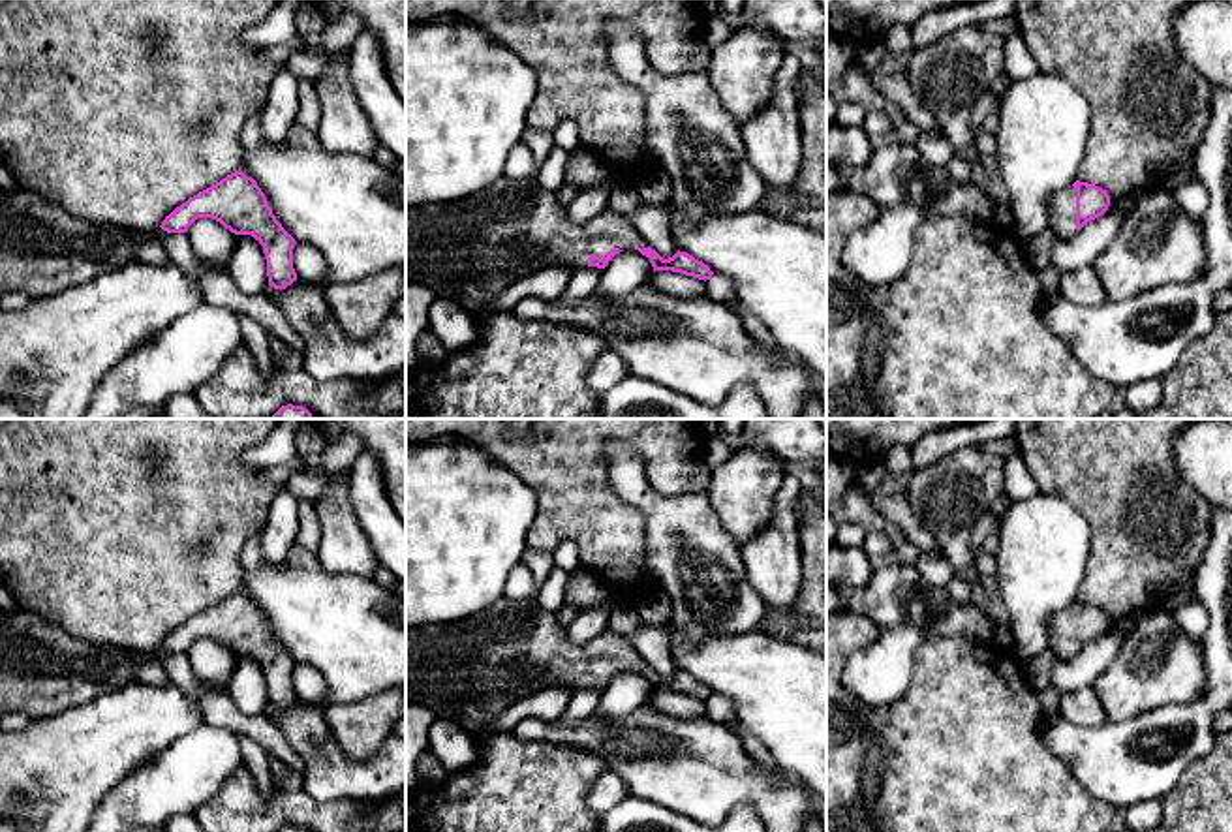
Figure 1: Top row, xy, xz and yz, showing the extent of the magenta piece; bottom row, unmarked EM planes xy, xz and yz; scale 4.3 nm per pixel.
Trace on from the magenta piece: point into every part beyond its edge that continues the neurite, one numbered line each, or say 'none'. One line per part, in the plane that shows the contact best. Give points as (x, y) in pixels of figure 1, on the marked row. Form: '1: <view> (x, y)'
1: yz (1062, 220)

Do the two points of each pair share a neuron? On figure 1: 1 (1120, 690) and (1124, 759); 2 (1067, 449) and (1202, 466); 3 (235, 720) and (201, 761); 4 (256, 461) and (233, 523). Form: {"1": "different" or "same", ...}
{"1": "different", "2": "different", "3": "different", "4": "different"}

